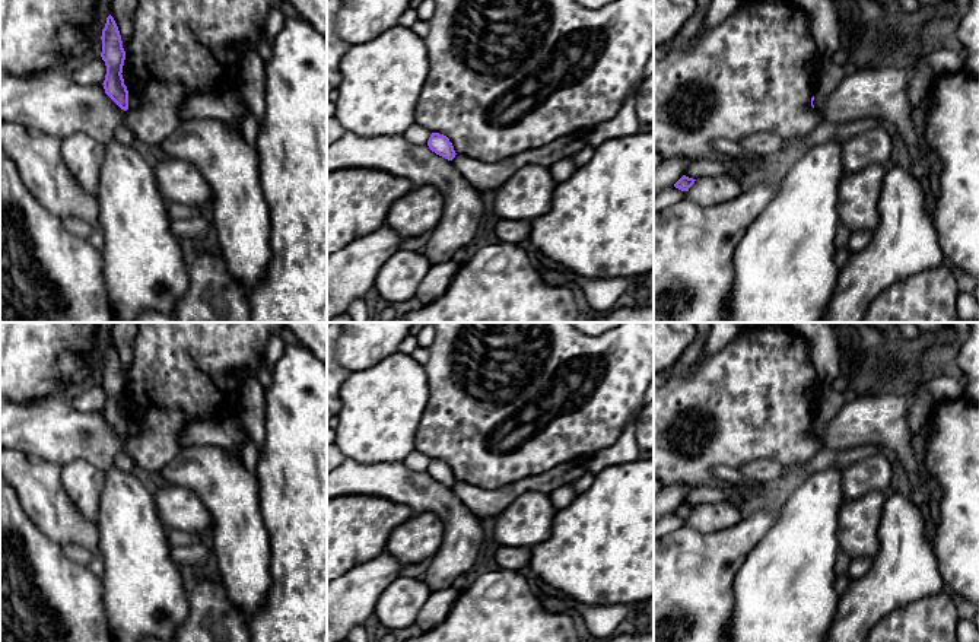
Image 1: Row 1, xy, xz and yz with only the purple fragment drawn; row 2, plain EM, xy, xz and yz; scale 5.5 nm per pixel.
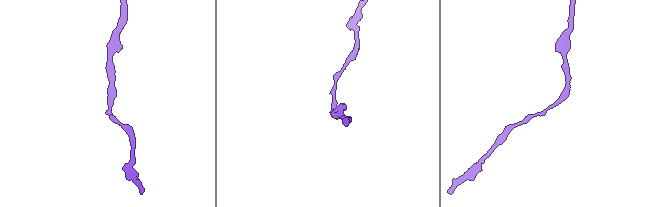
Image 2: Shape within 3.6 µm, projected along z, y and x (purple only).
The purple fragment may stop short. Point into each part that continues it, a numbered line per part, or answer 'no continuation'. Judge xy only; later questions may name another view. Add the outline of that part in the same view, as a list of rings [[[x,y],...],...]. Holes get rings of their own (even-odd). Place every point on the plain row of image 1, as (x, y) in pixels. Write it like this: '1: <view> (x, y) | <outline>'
no continuation

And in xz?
no continuation

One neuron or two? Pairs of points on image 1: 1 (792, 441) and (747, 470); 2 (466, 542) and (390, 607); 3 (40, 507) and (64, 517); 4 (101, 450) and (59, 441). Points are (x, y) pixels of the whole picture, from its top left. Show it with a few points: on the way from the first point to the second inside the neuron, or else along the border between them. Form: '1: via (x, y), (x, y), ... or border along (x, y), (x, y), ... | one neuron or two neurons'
1: border along (784, 464), (775, 460), (755, 458), (740, 470) | two neurons
2: border along (422, 579), (432, 591) | two neurons
3: via (45, 507), (59, 517) | one neuron
4: via (91, 441), (69, 441) | one neuron

